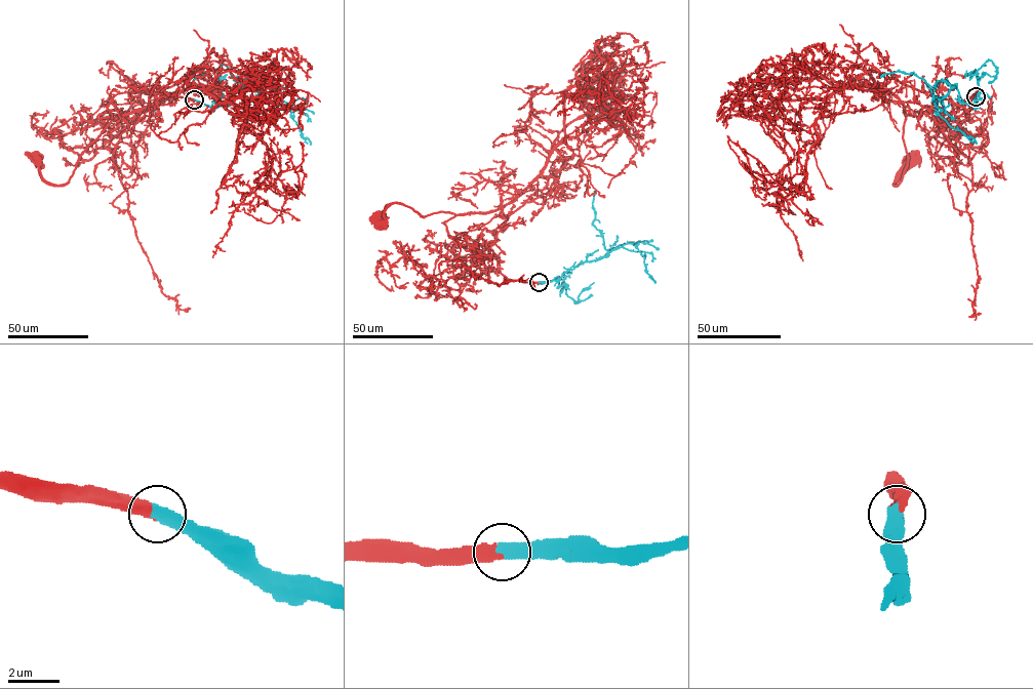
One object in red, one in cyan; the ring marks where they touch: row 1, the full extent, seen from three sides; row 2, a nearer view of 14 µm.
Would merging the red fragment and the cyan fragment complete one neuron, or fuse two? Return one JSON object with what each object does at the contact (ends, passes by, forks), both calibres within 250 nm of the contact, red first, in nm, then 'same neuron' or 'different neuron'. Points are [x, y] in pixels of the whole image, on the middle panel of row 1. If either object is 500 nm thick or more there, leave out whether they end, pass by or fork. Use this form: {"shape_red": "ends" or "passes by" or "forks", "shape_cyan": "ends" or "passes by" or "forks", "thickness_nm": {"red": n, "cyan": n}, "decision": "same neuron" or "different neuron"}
{"thickness_nm": {"red": 480, "cyan": 550}, "decision": "same neuron"}

